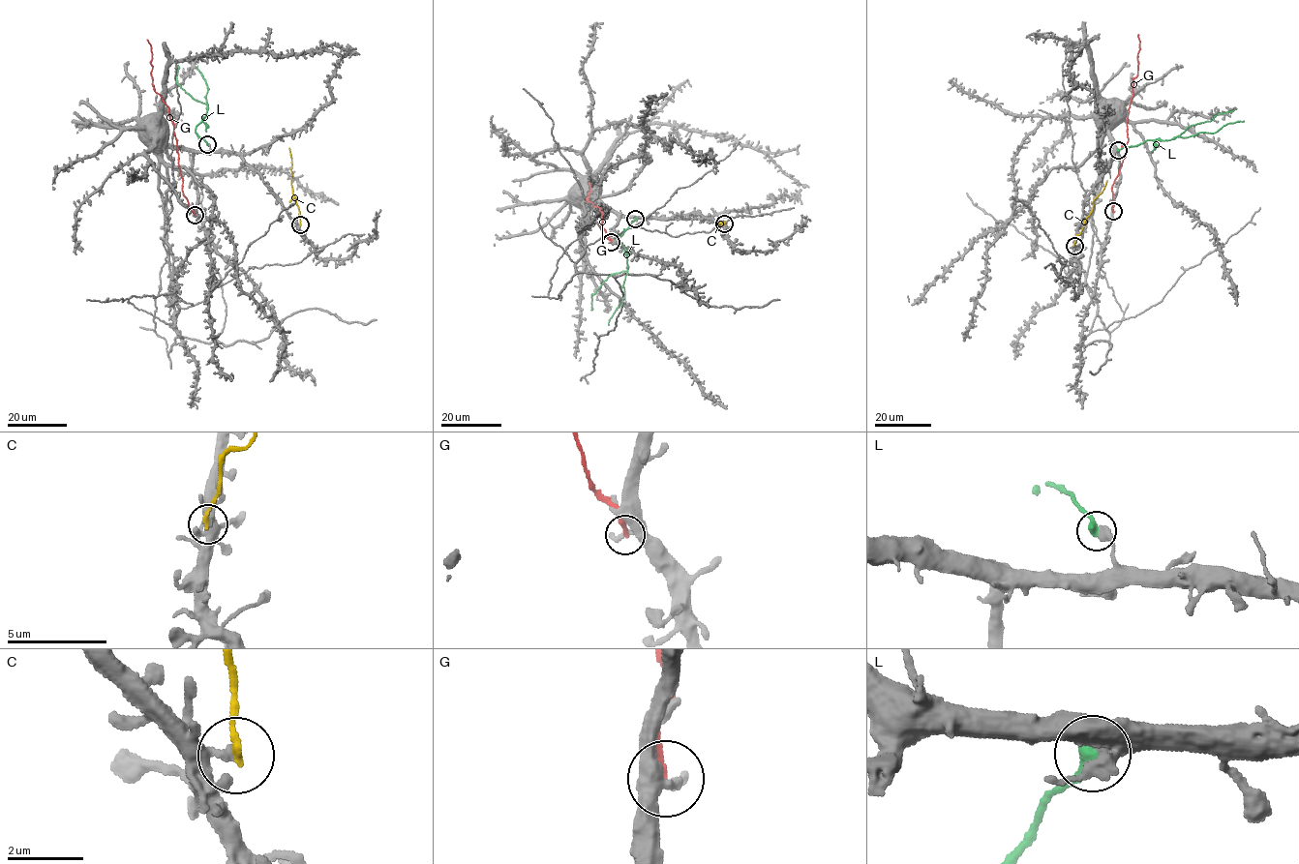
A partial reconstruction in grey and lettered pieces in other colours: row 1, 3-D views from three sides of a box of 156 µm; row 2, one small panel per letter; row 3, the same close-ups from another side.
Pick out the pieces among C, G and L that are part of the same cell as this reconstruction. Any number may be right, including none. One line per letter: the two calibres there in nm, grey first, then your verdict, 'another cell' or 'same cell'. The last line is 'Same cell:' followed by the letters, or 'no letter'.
C: calibres 260 and 180 nm; another cell
G: calibres 240 and 220 nm; another cell
L: calibres 420 and 420 nm; another cell
Same cell: no letter

